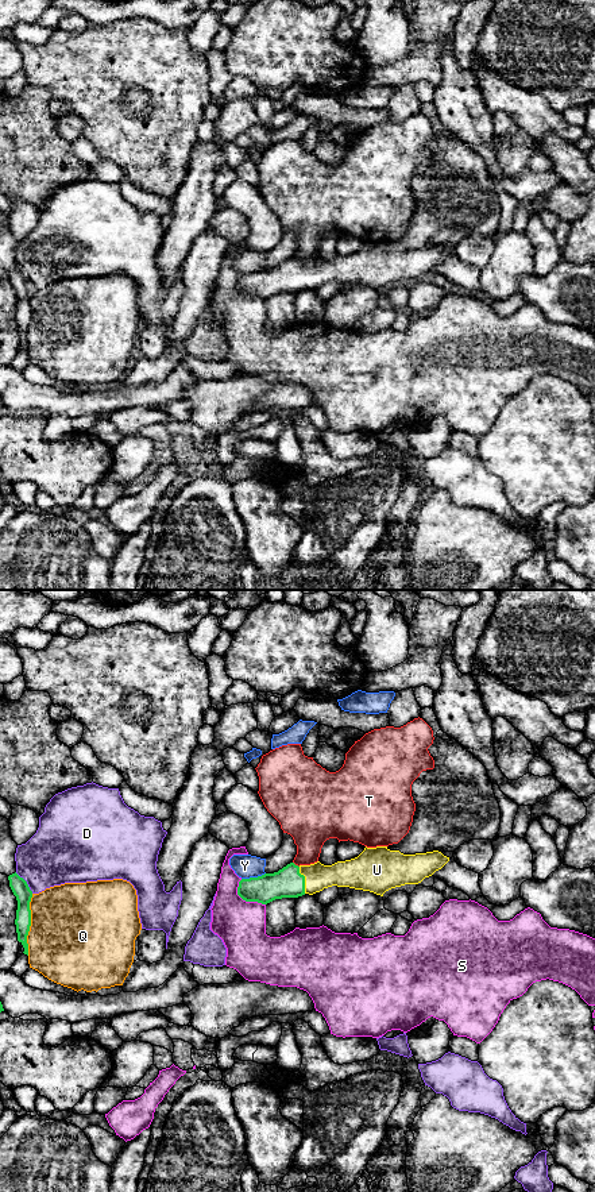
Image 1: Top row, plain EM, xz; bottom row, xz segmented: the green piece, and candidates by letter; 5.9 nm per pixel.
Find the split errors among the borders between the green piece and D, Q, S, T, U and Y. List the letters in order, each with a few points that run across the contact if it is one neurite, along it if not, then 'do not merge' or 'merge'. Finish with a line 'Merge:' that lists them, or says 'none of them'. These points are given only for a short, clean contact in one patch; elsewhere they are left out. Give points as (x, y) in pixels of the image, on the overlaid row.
D: do not merge
Q: do not merge
S: do not merge
T: do not merge
U: line xz (288, 882), (304, 880), (343, 874); merge
Y: do not merge
Merge: U

